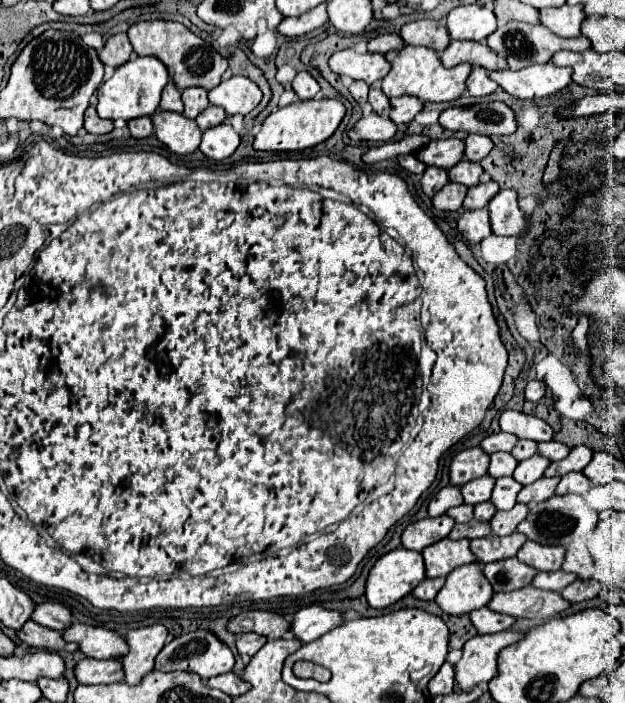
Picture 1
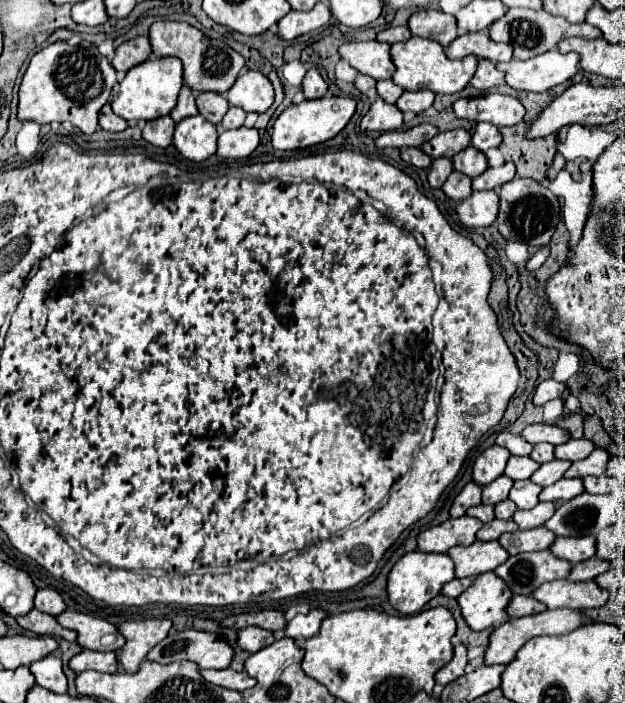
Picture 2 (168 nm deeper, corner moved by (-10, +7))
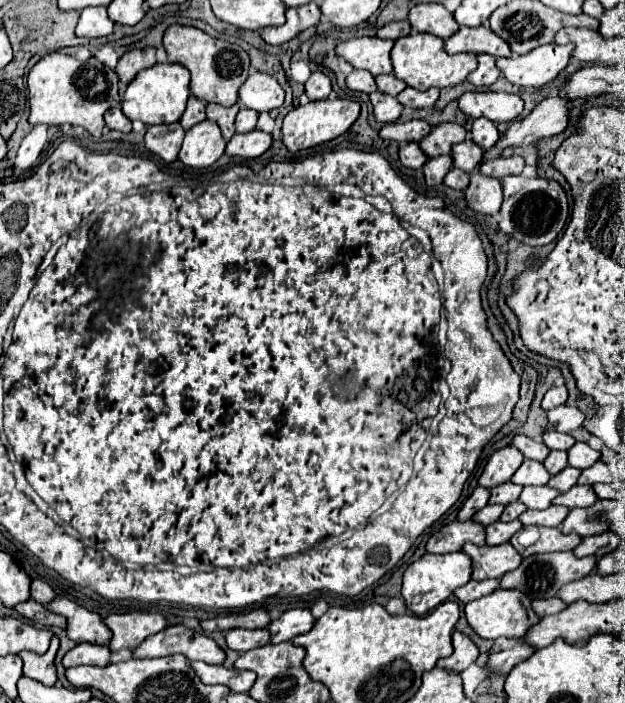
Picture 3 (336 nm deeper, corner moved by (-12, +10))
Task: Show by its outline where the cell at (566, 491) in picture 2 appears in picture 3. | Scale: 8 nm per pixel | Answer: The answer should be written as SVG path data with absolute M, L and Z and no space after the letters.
M576 484L572 490L560 494L556 498L556 504L568 506L568 508L590 508L596 500L598 500L598 496L592 486L578 486Z

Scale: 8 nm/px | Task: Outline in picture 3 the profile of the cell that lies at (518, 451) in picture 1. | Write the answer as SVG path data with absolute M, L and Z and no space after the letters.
M552 450L544 462L546 470L550 472L550 476L562 472L566 466L568 466L568 454L566 452L560 452L560 450Z

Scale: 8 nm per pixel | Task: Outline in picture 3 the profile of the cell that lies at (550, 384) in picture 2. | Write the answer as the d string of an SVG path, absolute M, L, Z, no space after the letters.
M560 386L560 388L550 388L548 392L546 392L546 396L544 396L544 400L542 400L542 410L552 410L552 408L556 408L556 406L562 406L562 404L566 404L566 400L568 400L568 390L566 390L566 386Z

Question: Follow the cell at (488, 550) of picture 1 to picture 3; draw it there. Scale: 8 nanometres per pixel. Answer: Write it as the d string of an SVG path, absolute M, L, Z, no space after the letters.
M538 528L540 530L540 538L536 540L536 544L532 546L522 546L518 542L518 534L512 536L510 544L526 558L532 554L540 554L540 552L564 552L564 550L574 550L582 538L576 534L562 534L558 528Z

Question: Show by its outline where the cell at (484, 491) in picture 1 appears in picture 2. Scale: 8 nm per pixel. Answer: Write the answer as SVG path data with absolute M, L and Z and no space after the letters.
M500 475L498 479L494 479L492 483L488 483L488 485L484 485L484 487L482 487L482 503L496 505L498 501L504 501L504 499L508 497L510 487L512 487L510 477Z

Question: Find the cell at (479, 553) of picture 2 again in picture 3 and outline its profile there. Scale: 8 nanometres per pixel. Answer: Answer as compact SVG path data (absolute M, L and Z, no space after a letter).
M468 542L464 552L472 558L472 580L502 578L506 572L512 572L520 566L522 556L514 550L512 544L504 546L476 546Z

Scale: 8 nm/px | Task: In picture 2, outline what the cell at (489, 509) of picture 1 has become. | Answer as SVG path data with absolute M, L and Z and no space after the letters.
M504 499L498 505L494 505L494 511L496 511L498 519L510 519L514 515L514 511L516 511L516 505L510 499Z

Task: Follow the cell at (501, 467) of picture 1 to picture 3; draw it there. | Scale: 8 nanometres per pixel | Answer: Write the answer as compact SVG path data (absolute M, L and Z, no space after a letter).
M524 460L518 472L512 476L512 482L520 486L544 486L548 484L548 480L550 480L550 474L544 468L544 464L538 464L532 460Z

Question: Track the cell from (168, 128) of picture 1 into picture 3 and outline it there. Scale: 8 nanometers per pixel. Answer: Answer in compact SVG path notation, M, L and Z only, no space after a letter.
M204 120L200 126L186 132L178 158L190 168L208 168L224 154L224 148L226 140L222 138L220 128L214 122Z

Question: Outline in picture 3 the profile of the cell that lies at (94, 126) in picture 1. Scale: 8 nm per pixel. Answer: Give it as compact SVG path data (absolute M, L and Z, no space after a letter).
M120 106L108 110L108 114L104 118L106 118L106 126L110 130L120 130L120 132L130 132L132 130L132 122L124 116L124 112L122 112Z

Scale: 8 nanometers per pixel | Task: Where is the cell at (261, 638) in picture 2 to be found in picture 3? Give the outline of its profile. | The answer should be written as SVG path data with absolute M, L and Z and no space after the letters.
M234 628L226 632L226 644L230 650L236 652L246 652L258 646L268 644L268 630L244 630L244 628Z

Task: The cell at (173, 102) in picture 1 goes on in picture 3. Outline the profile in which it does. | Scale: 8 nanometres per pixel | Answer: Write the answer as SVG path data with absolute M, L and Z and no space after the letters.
M190 96L186 112L184 112L182 120L180 120L182 128L190 130L192 126L196 126L196 124L200 124L204 120L206 120L206 102L200 102L196 96Z

